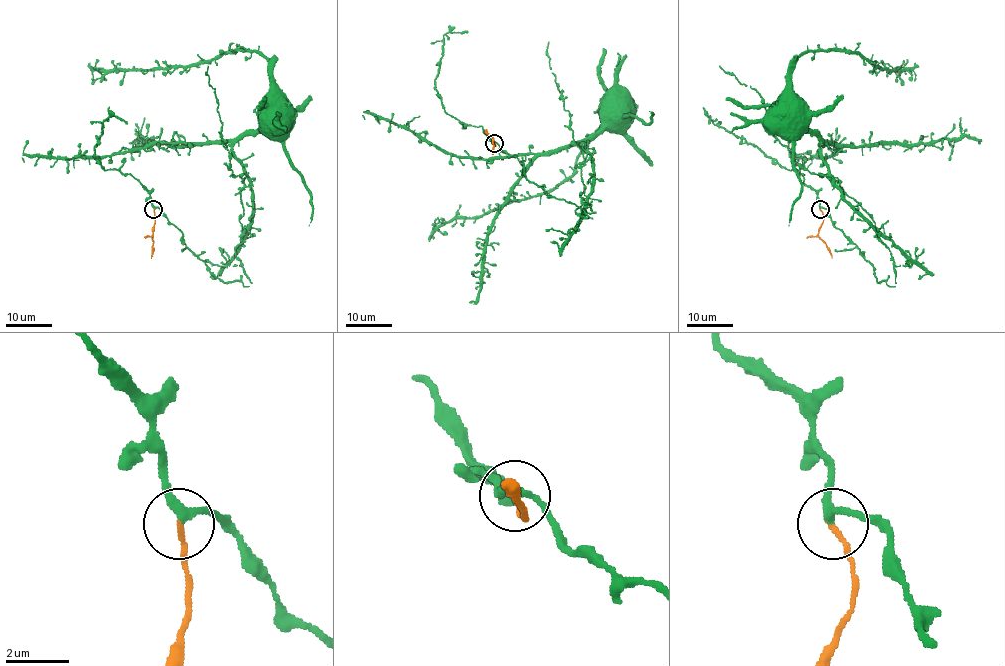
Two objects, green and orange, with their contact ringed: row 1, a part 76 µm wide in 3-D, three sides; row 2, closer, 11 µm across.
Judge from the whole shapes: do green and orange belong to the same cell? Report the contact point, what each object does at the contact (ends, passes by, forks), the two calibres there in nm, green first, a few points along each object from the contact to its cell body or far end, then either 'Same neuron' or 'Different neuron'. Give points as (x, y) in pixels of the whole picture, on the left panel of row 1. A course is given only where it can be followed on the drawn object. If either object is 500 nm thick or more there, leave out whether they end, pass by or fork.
Place: (153, 209). At the ring green passes by. At the ring orange ends. Thickness 260 nm (green) against 160 nm. Course of green: (154, 209), (215, 276), (249, 286), (235, 251), (246, 174), (232, 146), (263, 124), (276, 101). Course of orange: (153, 209), (151, 258). Different neuron

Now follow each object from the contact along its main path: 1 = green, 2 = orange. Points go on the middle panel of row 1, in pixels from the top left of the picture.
1: (495, 142), (519, 161), (529, 181), (591, 217), (575, 212), (587, 154), (573, 144), (617, 115)
2: (494, 142), (491, 154)

